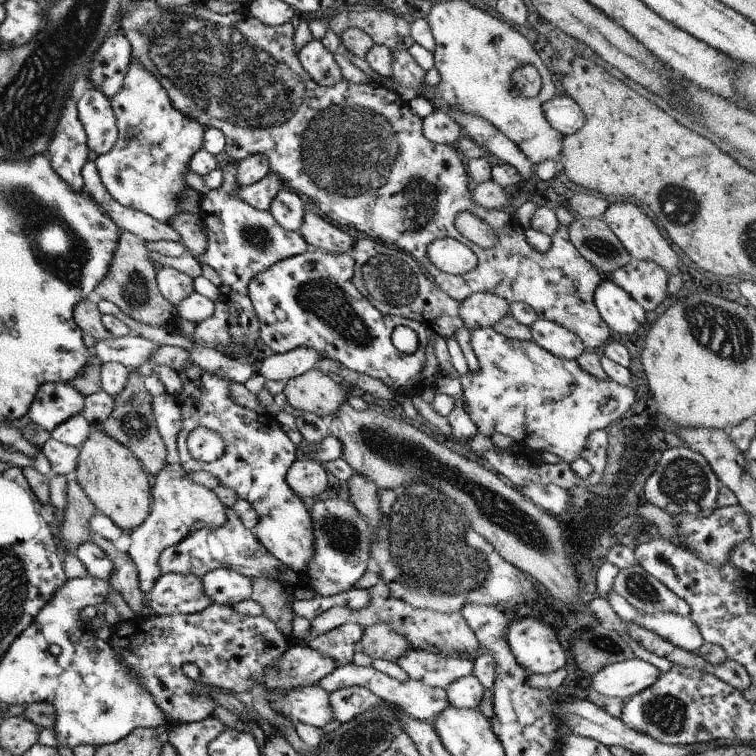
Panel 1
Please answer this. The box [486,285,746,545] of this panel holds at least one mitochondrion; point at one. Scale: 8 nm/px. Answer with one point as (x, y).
(682, 480)

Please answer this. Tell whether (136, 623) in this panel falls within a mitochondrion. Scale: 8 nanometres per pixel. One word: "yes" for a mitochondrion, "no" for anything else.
no

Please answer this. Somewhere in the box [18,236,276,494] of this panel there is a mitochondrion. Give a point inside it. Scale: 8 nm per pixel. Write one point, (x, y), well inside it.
(135, 292)

